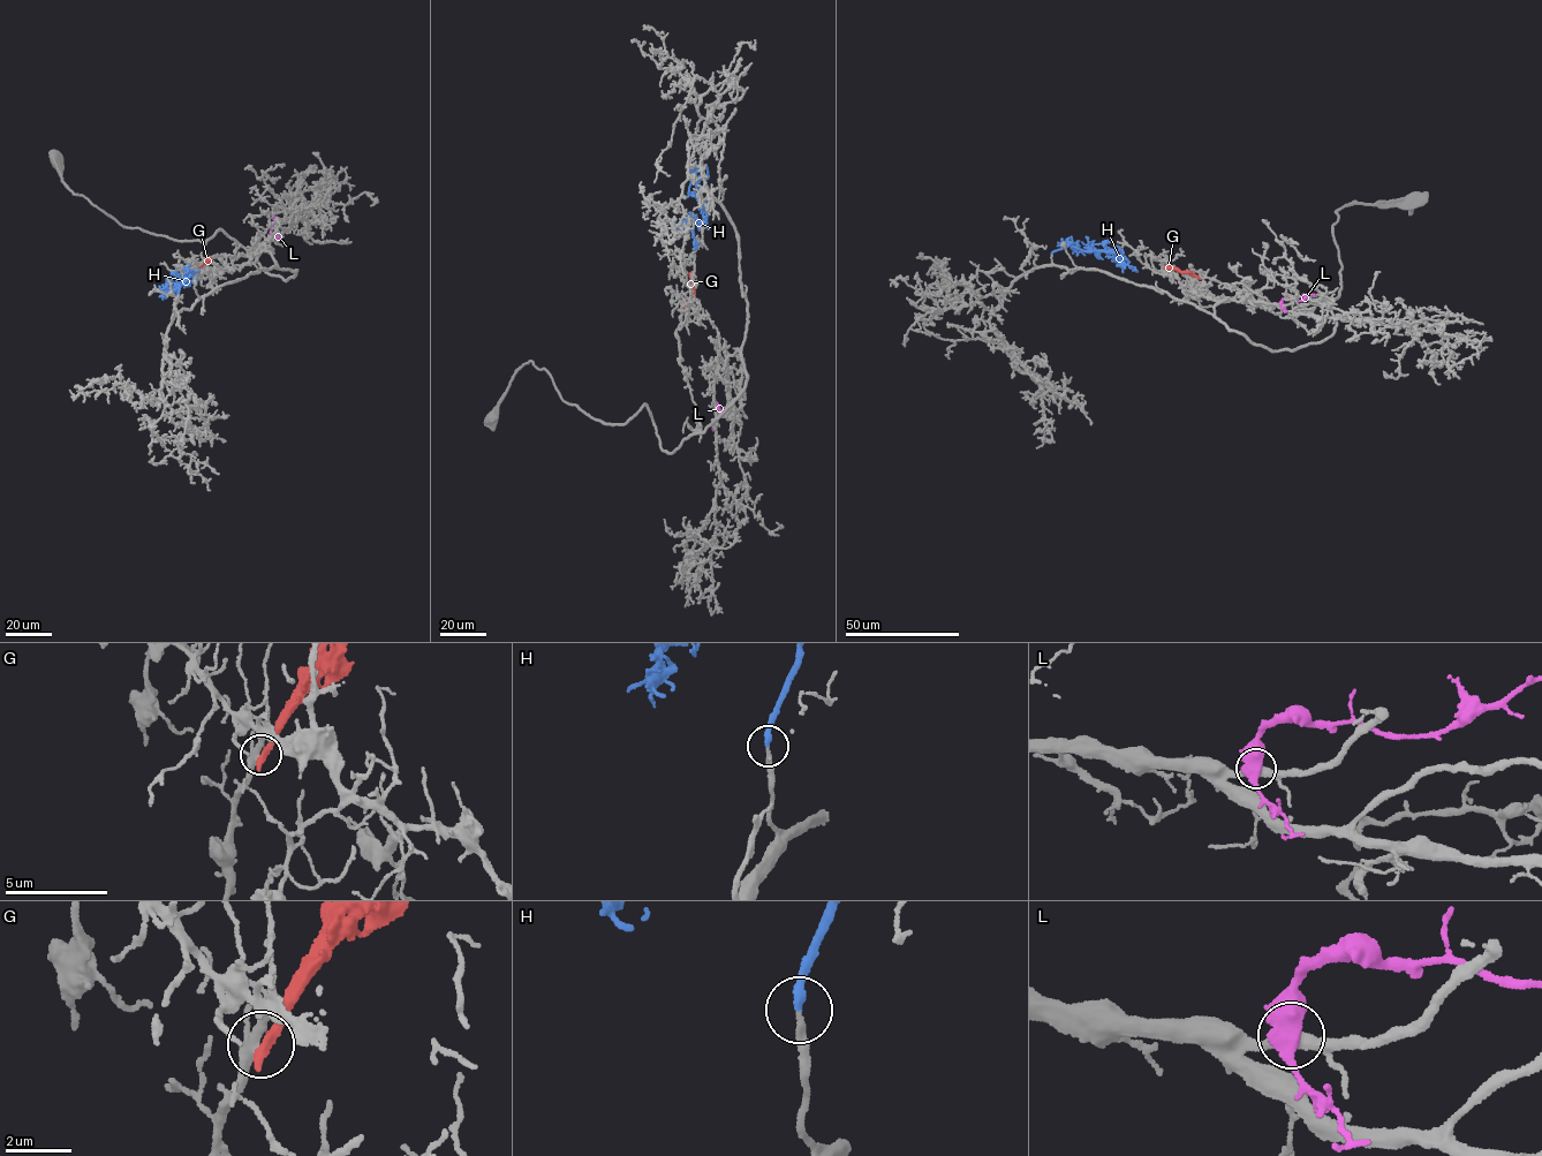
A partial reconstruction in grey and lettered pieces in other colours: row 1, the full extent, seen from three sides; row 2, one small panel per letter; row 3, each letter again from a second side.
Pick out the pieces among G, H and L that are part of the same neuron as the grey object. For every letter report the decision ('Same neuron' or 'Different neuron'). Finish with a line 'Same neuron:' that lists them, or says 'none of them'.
G: Different neuron
H: Same neuron
L: Different neuron
Same neuron: H

